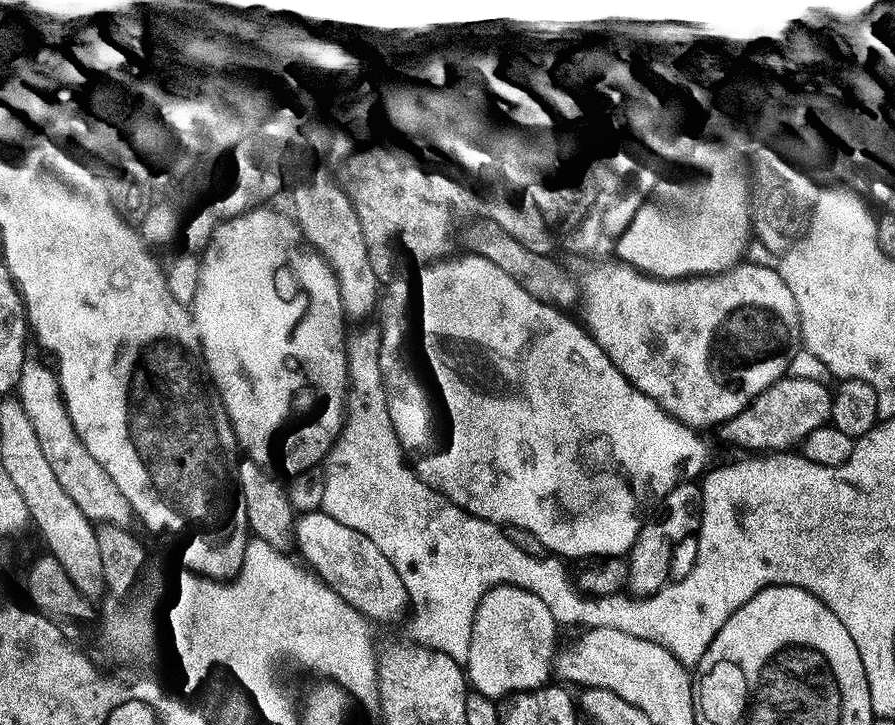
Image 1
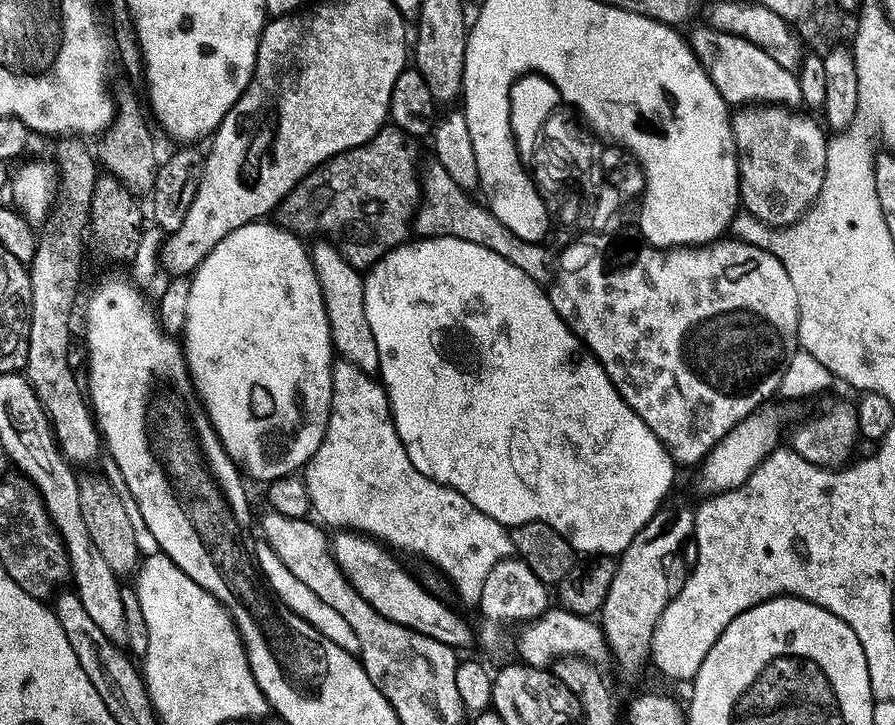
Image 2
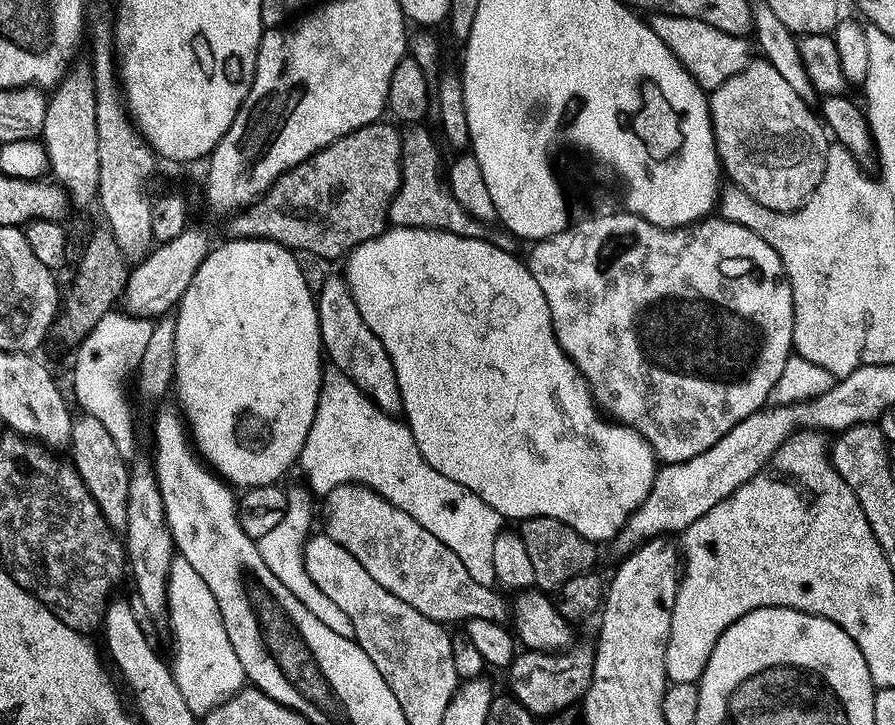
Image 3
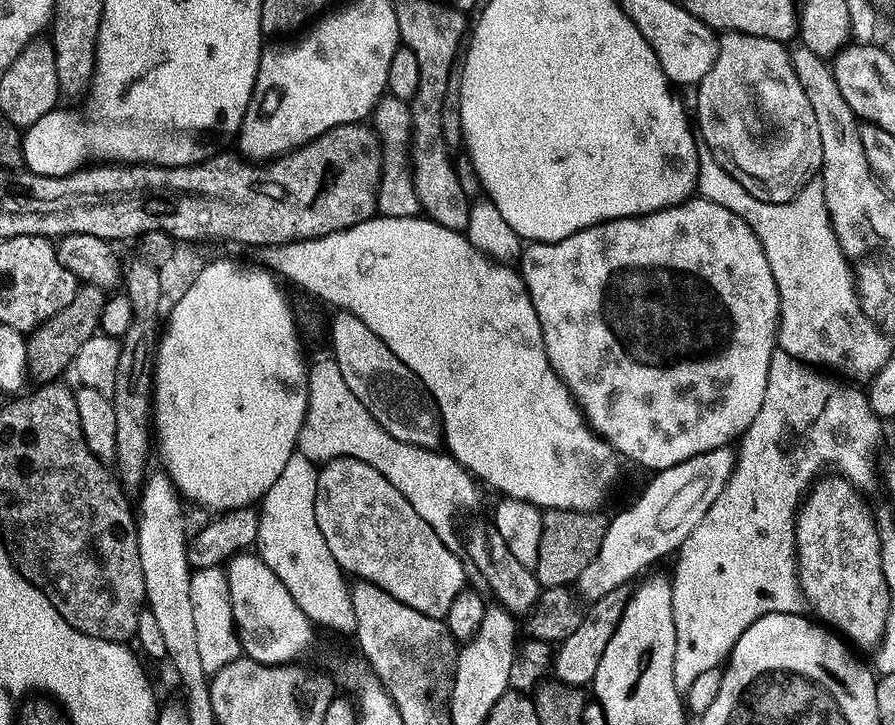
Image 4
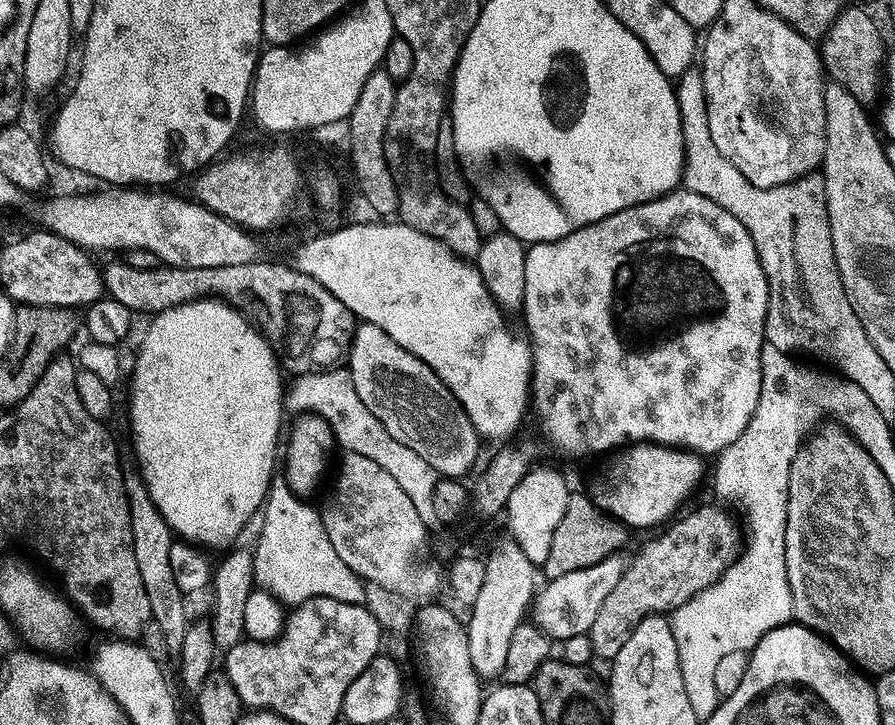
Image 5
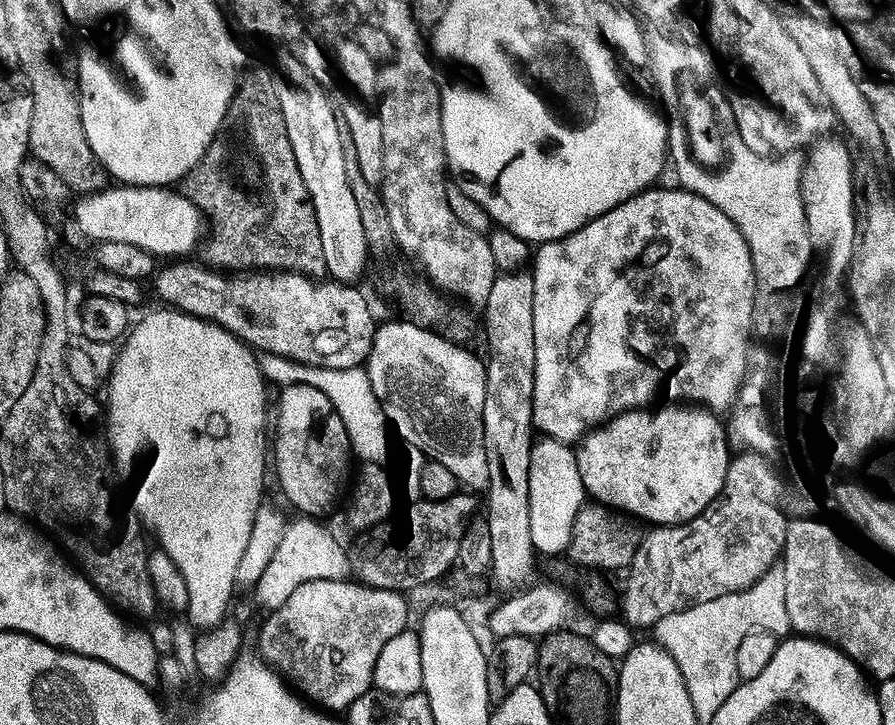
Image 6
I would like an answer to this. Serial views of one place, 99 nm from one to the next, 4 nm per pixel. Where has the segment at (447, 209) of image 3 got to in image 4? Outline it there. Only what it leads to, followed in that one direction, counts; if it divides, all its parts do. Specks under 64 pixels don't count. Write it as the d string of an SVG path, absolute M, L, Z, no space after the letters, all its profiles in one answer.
M385 94L380 97L370 117L370 126L380 140L380 185L376 195L379 215L406 218L421 211L412 173L410 149L412 147L412 109L409 101Z

